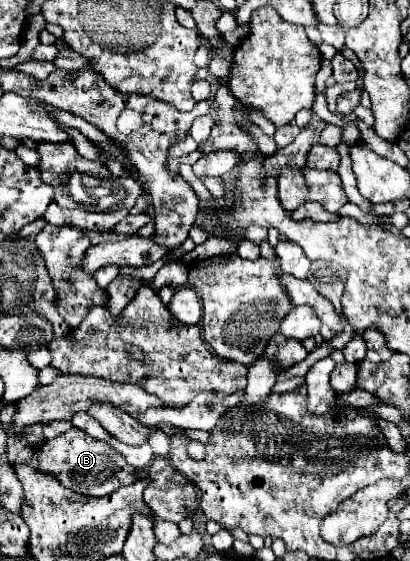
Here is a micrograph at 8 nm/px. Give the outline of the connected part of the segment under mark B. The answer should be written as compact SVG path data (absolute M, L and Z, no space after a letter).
M69 429L59 437L45 441L39 447L39 469L57 475L63 487L91 497L109 495L115 489L123 485L131 485L137 479L135 469L125 459L121 459L115 451L111 451L107 443L93 439L85 431L77 431L77 429Z

